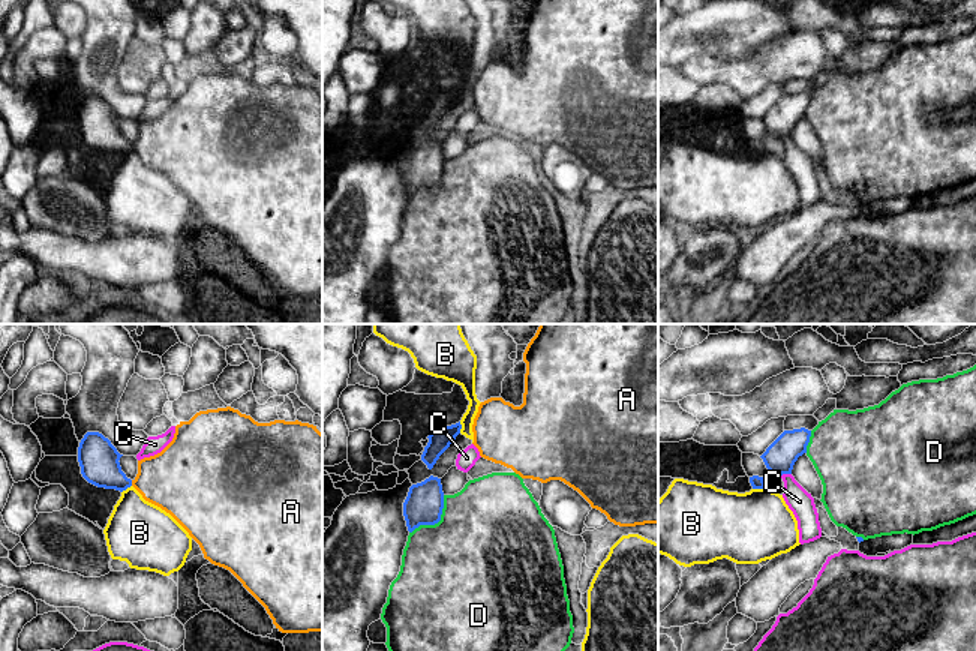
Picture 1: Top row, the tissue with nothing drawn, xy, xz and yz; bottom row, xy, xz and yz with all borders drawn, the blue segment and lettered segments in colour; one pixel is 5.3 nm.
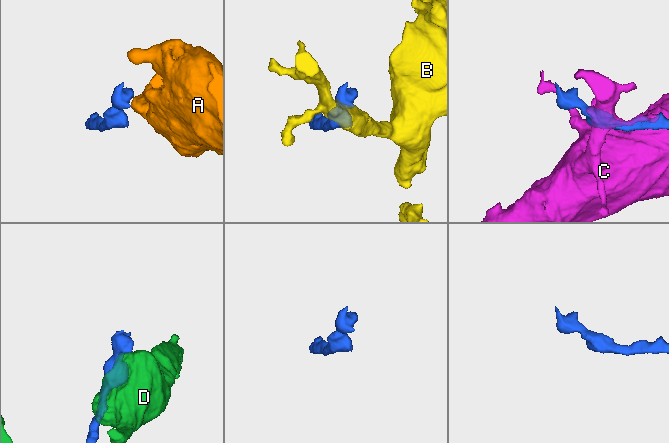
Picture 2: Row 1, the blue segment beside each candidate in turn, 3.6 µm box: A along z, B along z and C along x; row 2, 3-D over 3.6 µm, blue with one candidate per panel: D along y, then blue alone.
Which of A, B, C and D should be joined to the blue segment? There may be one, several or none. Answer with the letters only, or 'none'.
none

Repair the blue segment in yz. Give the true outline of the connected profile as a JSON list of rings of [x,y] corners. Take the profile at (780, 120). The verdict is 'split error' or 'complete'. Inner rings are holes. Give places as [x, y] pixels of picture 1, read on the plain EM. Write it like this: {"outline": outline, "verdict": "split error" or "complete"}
{"outline": [[[805,92],[784,94],[760,122],[772,138],[792,138],[798,122],[807,117],[810,100],[811,94]]], "verdict": "complete"}

